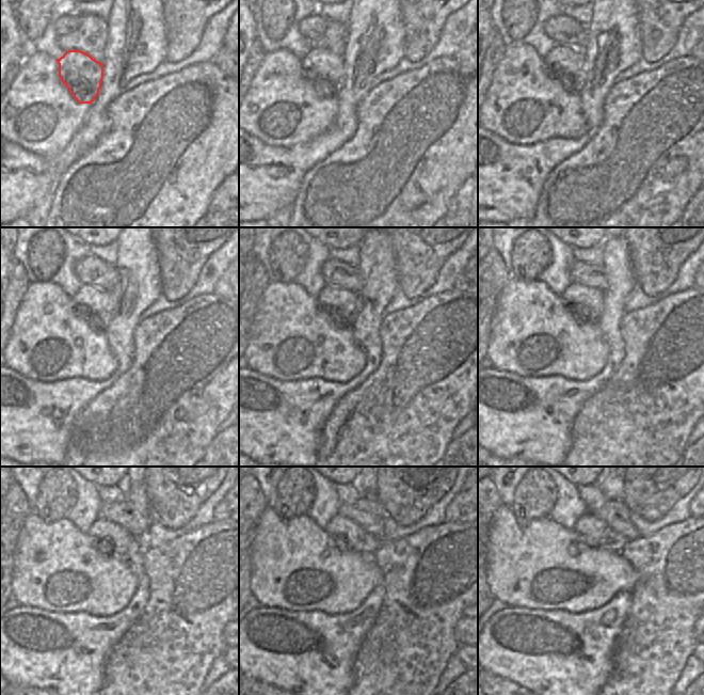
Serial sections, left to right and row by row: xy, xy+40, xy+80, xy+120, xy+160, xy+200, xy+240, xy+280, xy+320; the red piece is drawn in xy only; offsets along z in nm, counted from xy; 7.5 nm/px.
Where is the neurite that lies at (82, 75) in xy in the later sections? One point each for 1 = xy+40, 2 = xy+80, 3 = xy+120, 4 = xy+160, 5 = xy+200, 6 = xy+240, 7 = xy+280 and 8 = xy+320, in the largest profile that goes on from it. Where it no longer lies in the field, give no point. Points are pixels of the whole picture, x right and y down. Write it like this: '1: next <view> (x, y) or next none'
1: next xy+40 (323, 68)
2: next xy+80 (568, 60)
3: next xy+120 (98, 301)
4: next xy+160 (340, 300)
5: next xy+200 (594, 299)
6: next xy+240 (123, 543)
7: next xy+280 (357, 539)
8: next xy+320 (589, 524)

